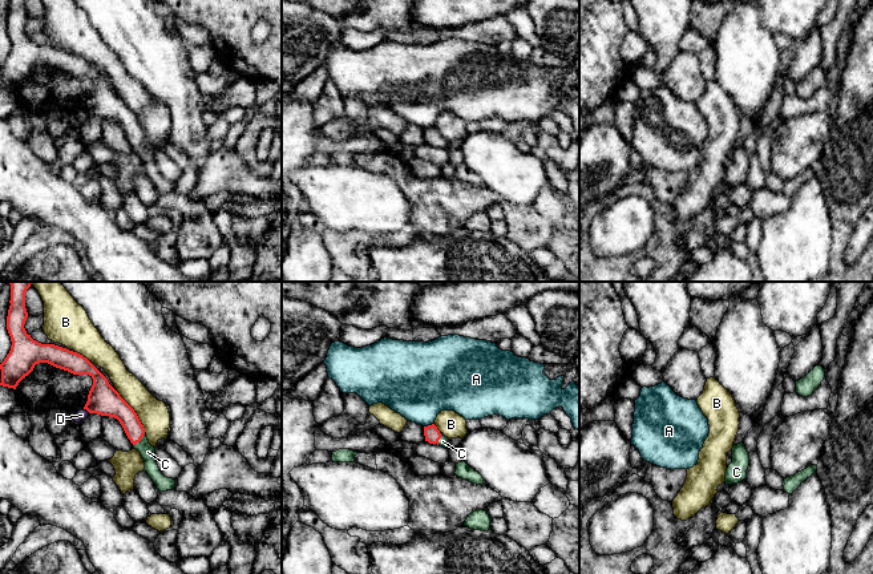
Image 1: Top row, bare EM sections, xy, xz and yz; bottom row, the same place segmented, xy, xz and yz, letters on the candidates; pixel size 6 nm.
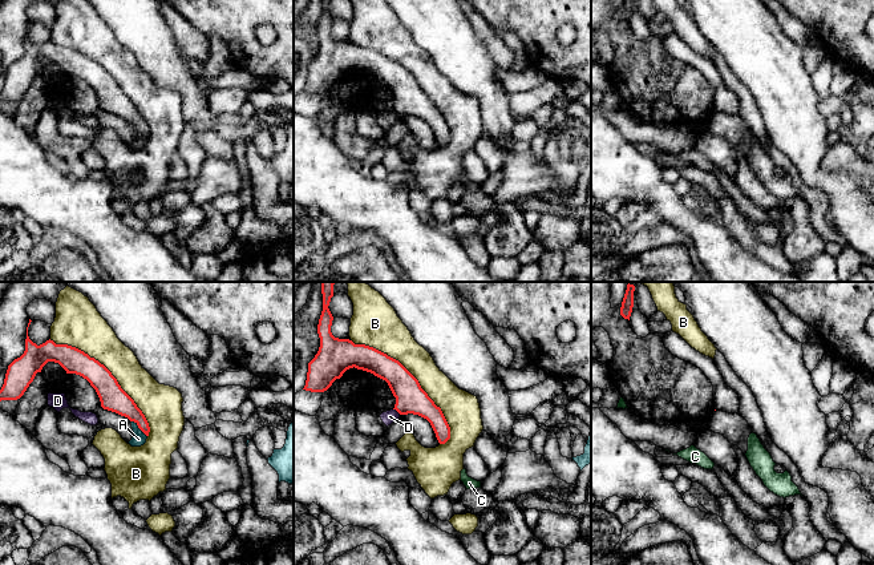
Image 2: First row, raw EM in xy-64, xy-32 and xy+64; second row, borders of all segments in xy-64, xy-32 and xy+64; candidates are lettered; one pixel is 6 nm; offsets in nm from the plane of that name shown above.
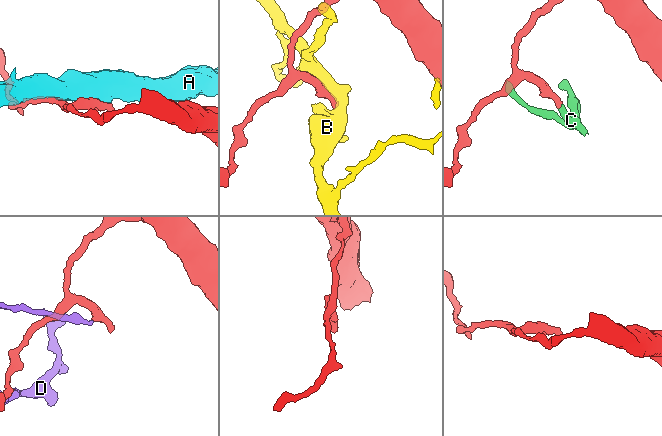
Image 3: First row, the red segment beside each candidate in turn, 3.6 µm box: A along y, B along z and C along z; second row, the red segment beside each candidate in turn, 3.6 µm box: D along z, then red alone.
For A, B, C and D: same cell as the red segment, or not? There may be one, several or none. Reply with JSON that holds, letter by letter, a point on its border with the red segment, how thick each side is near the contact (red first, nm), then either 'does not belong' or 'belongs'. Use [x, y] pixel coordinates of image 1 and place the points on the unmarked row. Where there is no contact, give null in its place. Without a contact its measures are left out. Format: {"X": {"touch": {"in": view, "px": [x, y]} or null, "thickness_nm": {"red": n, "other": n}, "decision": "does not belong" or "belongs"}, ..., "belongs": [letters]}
{"A": {"touch": {"in": "xz", "px": [428, 128]}, "thickness_nm": {"red": 100, "other": 400}, "decision": "does not belong"}, "B": {"touch": {"in": "xy", "px": [134, 114]}, "thickness_nm": {"red": 190, "other": 180}, "decision": "does not belong"}, "C": {"touch": {"in": "xy", "px": [140, 142]}, "thickness_nm": {"red": 130, "other": 90}, "decision": "belongs"}, "D": {"touch": {"in": "xy", "px": [87, 112]}, "thickness_nm": {"red": 190, "other": 60}, "decision": "does not belong"}, "belongs": ["C"]}

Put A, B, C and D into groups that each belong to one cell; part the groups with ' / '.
A / B / C / D

